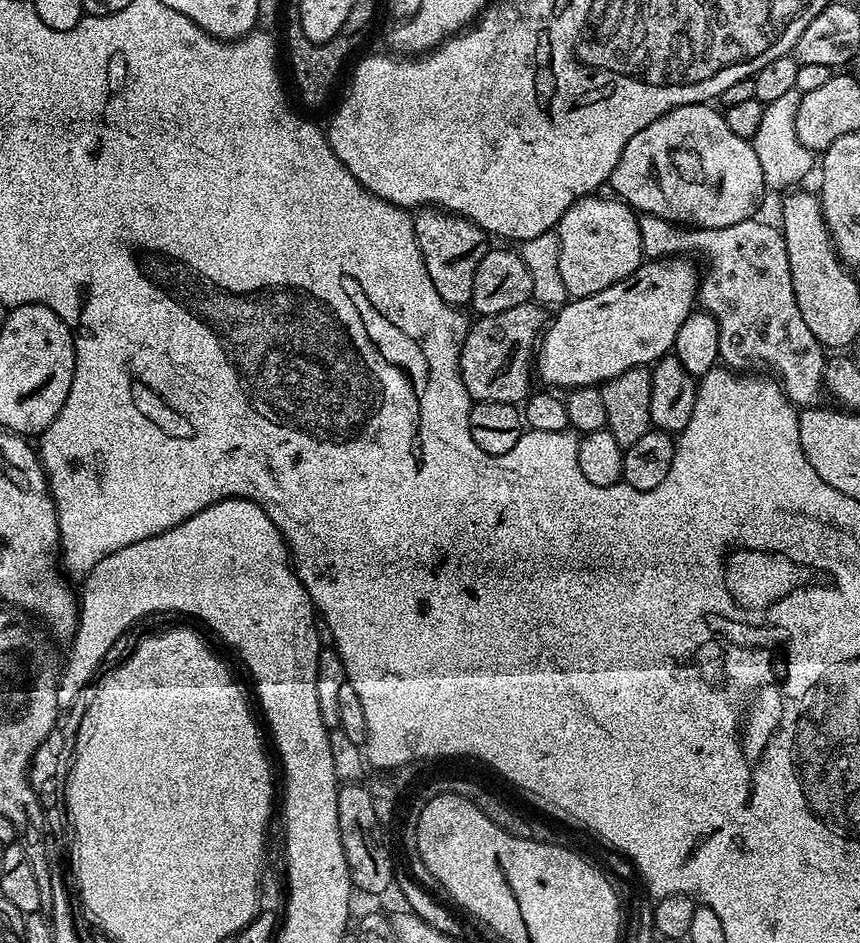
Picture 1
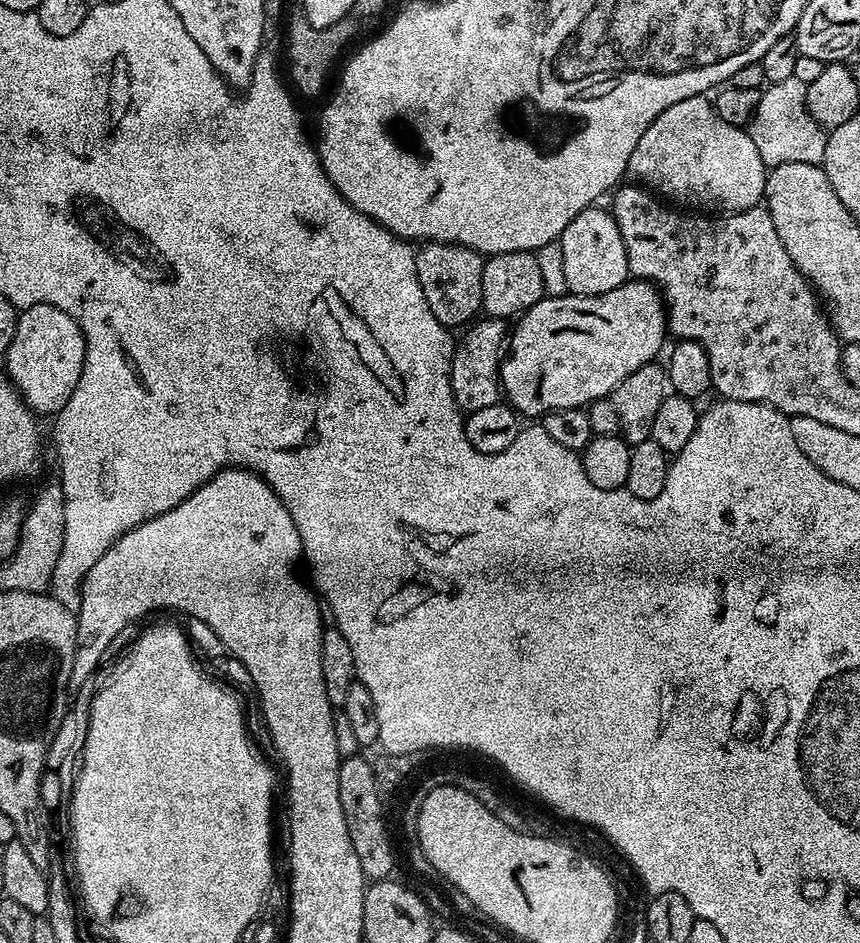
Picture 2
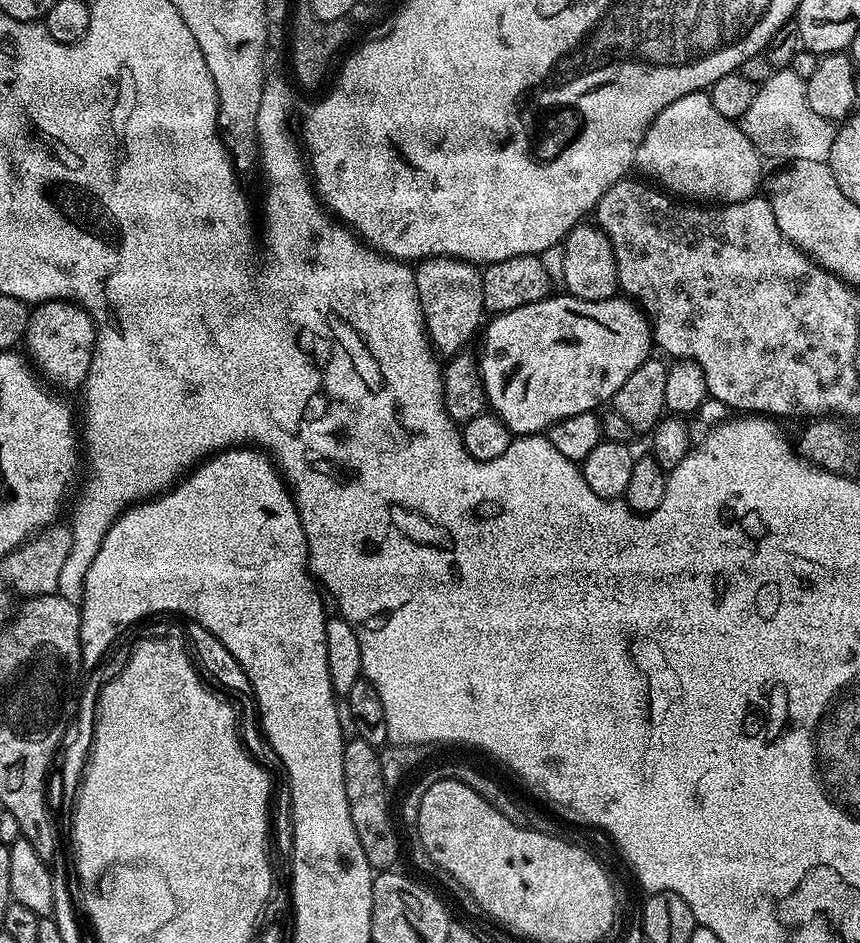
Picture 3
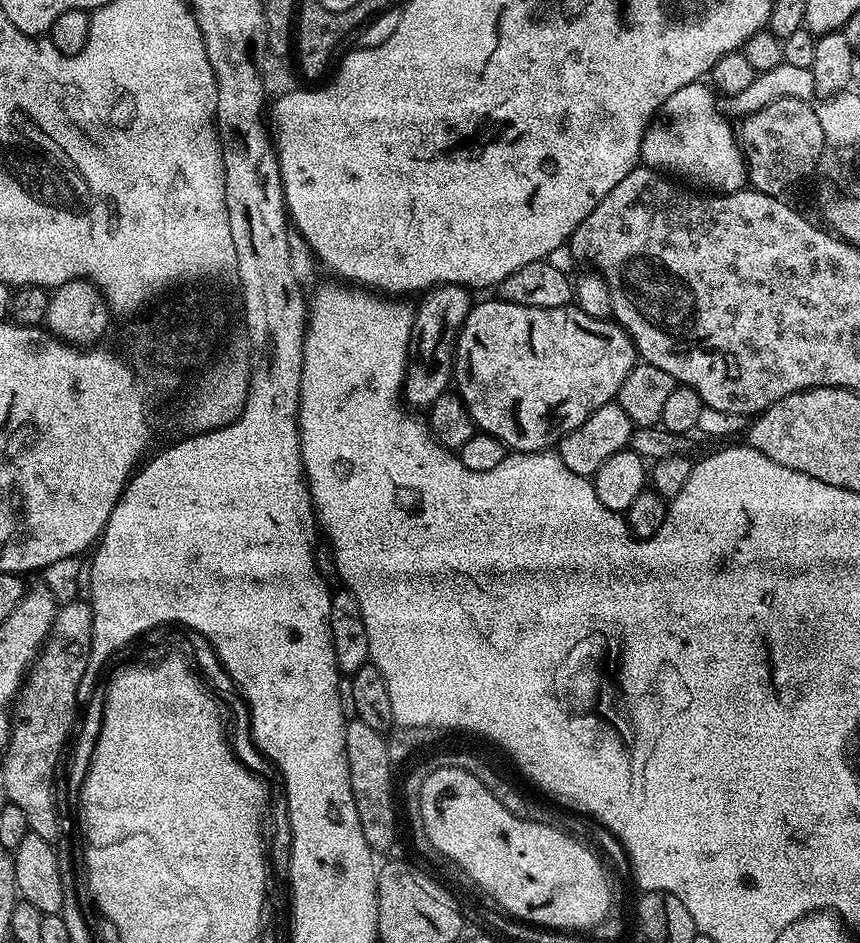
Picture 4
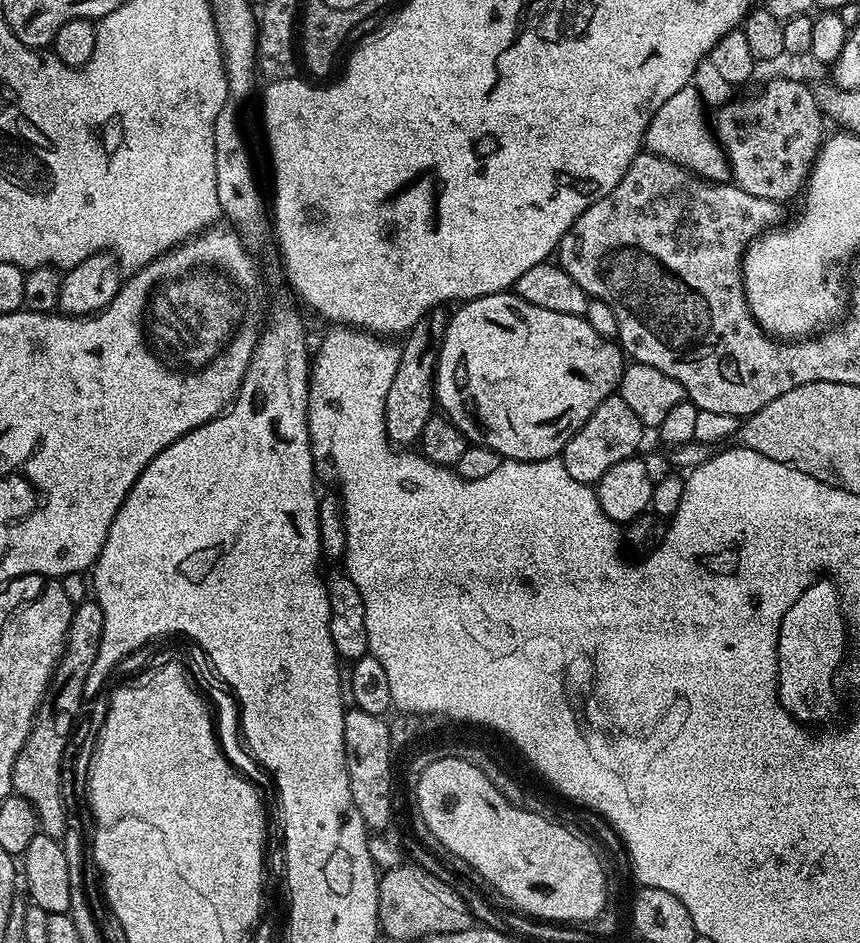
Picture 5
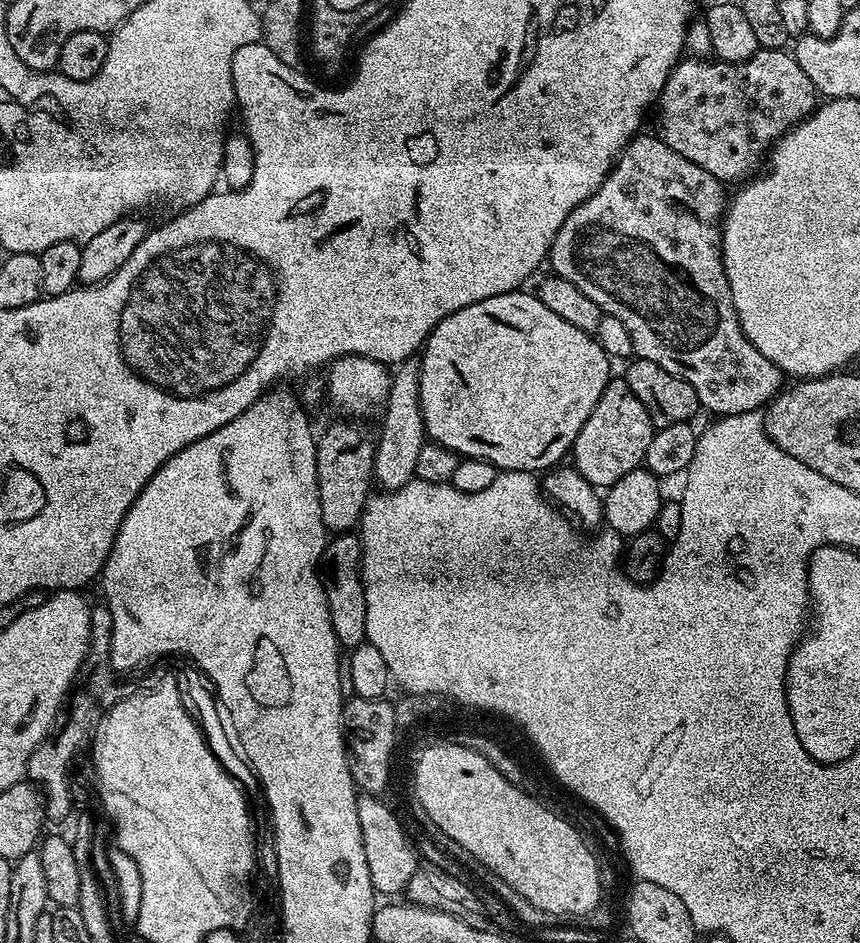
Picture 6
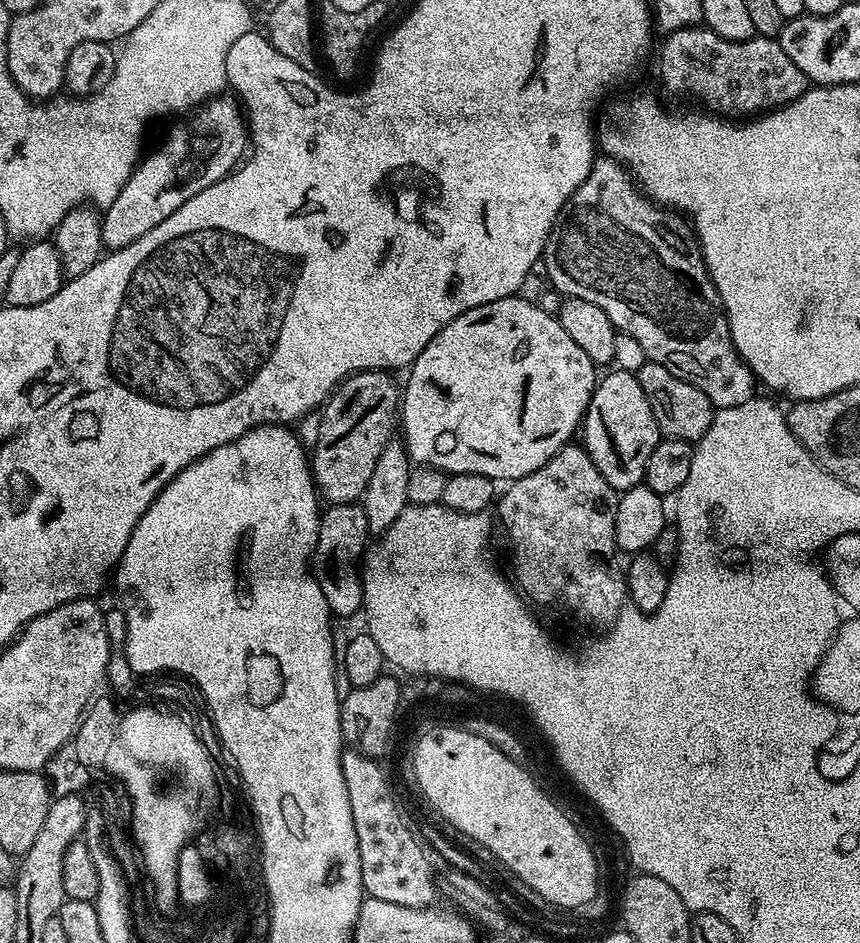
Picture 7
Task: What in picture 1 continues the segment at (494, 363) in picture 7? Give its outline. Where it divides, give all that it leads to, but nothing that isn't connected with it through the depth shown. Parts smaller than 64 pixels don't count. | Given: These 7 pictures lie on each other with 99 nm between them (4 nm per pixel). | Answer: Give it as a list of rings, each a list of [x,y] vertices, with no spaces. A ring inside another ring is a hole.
[[[684,256],[652,258],[641,263],[634,274],[622,278],[622,282],[614,282],[614,286],[606,286],[606,290],[598,294],[569,299],[564,307],[555,309],[553,316],[556,317],[547,321],[538,341],[536,360],[534,356],[534,372],[544,383],[541,385],[556,390],[603,386],[626,370],[651,366],[669,355],[675,346],[679,327],[694,311],[698,300],[698,268],[692,264],[695,263]]]

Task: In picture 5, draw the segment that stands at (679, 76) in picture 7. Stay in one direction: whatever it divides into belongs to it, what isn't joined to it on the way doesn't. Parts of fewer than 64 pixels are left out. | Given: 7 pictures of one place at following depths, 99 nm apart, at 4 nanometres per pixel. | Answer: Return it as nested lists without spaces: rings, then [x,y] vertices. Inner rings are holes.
[[[772,80],[753,96],[729,100],[715,114],[714,131],[720,147],[724,149],[724,155],[728,158],[731,183],[746,190],[746,194],[754,194],[754,198],[777,202],[785,202],[791,196],[801,195],[802,189],[808,183],[808,176],[812,173],[812,166],[820,154],[820,145],[826,139],[826,117],[811,87],[807,88],[800,80]]]

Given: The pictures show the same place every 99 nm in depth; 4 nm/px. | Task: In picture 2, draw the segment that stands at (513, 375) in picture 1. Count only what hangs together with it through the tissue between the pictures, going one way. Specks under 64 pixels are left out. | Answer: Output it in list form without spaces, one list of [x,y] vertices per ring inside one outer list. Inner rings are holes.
[[[500,318],[483,319],[477,319],[467,329],[469,332],[458,340],[452,354],[452,393],[457,408],[464,414],[483,410],[485,406],[494,406],[502,396],[500,361],[504,359],[506,351],[505,321]]]

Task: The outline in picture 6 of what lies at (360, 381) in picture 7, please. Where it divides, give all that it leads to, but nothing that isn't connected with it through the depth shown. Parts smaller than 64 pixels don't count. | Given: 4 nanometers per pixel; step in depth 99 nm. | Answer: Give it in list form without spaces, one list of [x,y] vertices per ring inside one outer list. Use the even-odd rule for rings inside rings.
[[[341,420],[320,434],[316,445],[316,480],[319,483],[319,505],[322,507],[324,528],[332,534],[353,531],[363,516],[364,505],[370,495],[373,481],[375,443],[356,425]]]

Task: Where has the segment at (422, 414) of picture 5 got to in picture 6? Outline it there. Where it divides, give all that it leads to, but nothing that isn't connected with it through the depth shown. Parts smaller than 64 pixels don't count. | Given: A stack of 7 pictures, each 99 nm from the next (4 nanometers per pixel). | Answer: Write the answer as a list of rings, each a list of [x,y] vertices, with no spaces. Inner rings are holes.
[[[415,359],[405,360],[391,373],[392,384],[382,405],[384,421],[380,424],[380,440],[375,441],[372,474],[375,483],[393,492],[414,479],[418,453],[426,443],[422,406],[420,405],[420,366]]]

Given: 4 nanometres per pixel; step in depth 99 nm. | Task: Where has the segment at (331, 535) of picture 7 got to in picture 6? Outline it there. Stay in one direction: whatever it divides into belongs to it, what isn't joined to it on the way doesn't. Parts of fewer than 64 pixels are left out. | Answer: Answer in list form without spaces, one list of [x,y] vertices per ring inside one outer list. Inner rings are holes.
[[[336,534],[324,547],[324,559],[320,561],[320,583],[330,606],[330,622],[334,626],[336,643],[344,650],[356,648],[366,640],[366,594],[364,583],[360,581],[361,558],[359,535]]]

